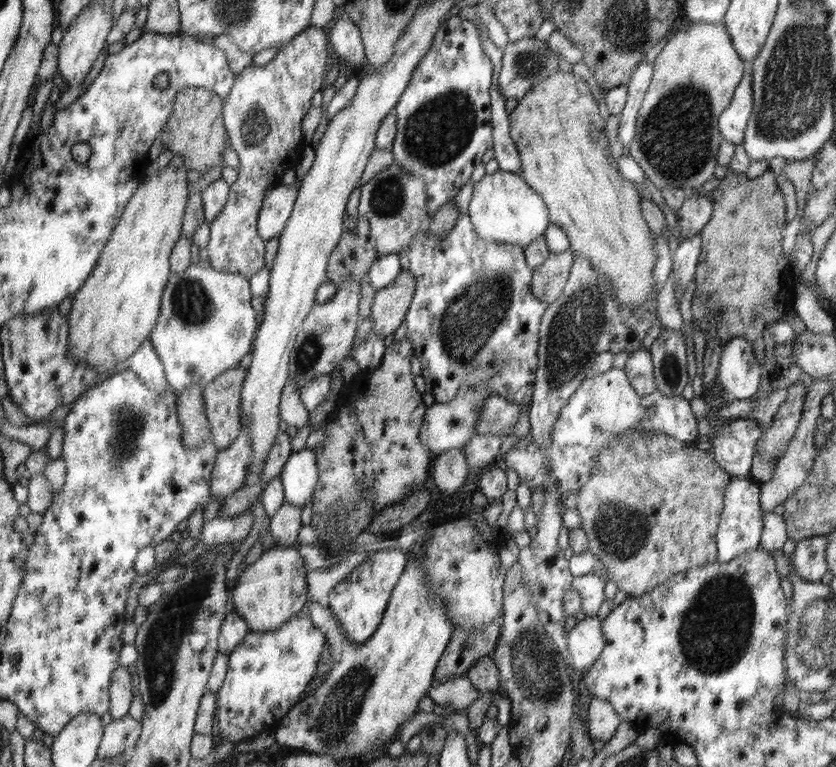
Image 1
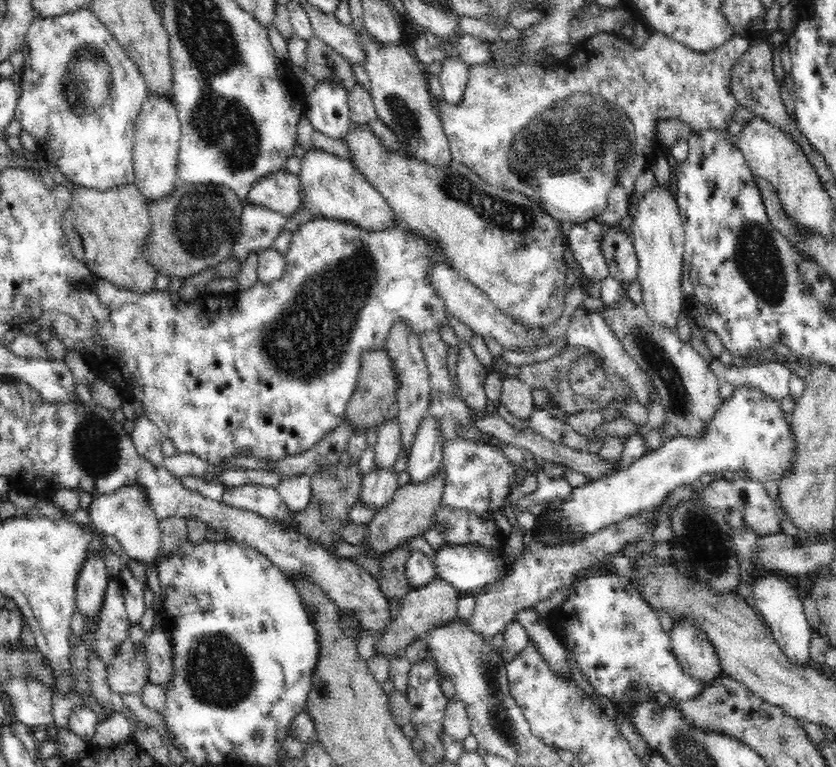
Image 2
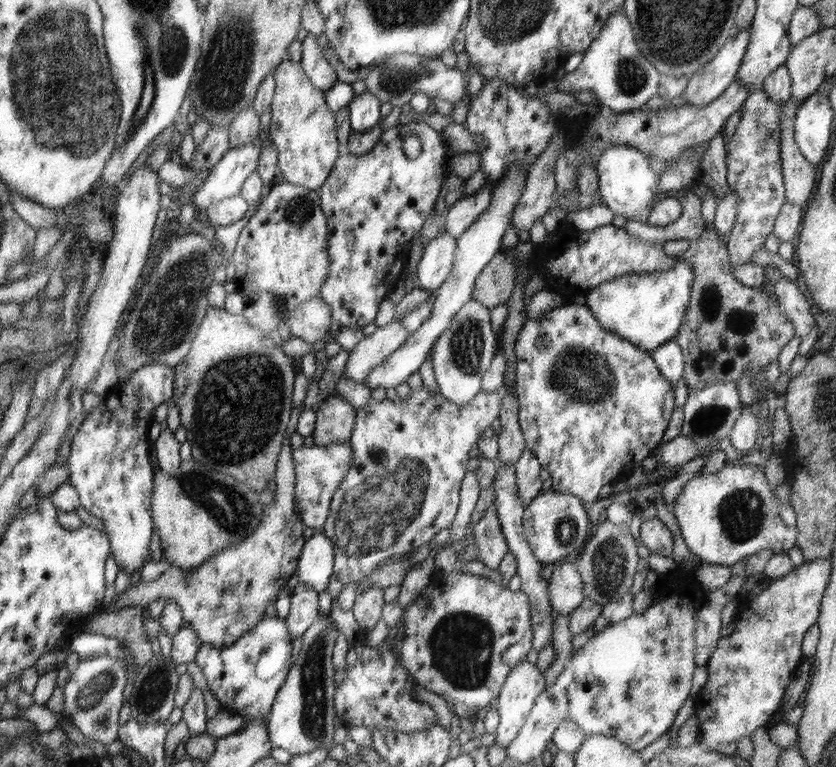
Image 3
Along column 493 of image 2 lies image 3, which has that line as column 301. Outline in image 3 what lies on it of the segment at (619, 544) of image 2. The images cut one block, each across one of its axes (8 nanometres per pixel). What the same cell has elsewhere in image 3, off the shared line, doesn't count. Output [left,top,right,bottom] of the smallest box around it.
[285,590,323,639]

